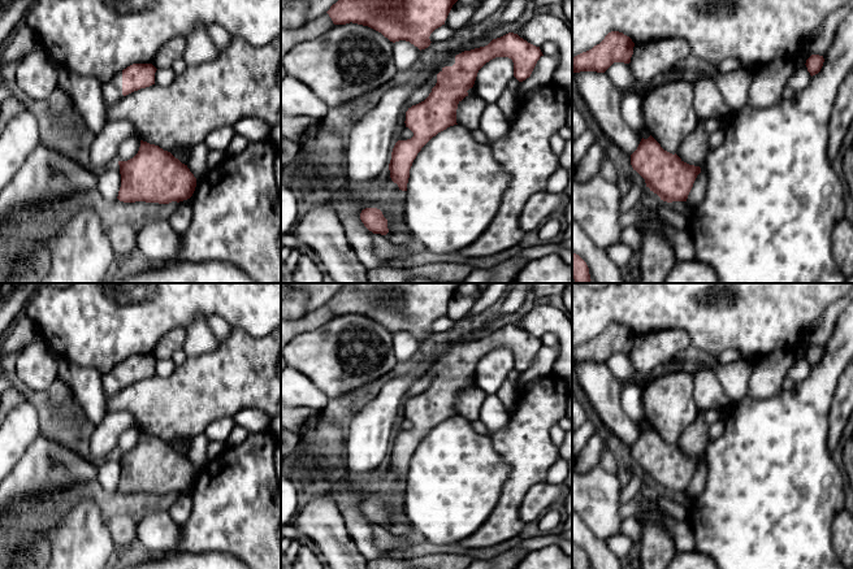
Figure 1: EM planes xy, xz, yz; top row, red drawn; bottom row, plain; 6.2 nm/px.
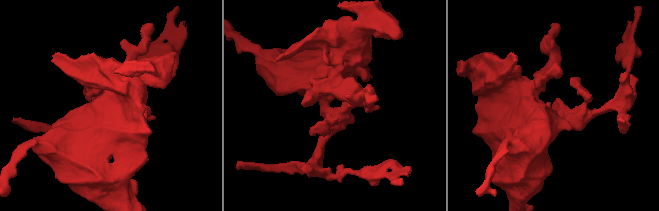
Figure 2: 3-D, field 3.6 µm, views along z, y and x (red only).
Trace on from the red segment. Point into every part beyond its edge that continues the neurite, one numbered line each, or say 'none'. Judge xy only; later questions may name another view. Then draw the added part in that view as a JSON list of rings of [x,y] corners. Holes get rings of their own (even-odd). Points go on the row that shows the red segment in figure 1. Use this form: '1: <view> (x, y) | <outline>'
1: xy (112, 90) | [[[122,71],[112,77],[103,86],[103,99],[105,105],[109,105],[112,101],[122,99]]]

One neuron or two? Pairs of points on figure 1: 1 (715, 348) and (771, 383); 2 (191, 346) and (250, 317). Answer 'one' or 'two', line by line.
1: two
2: two

